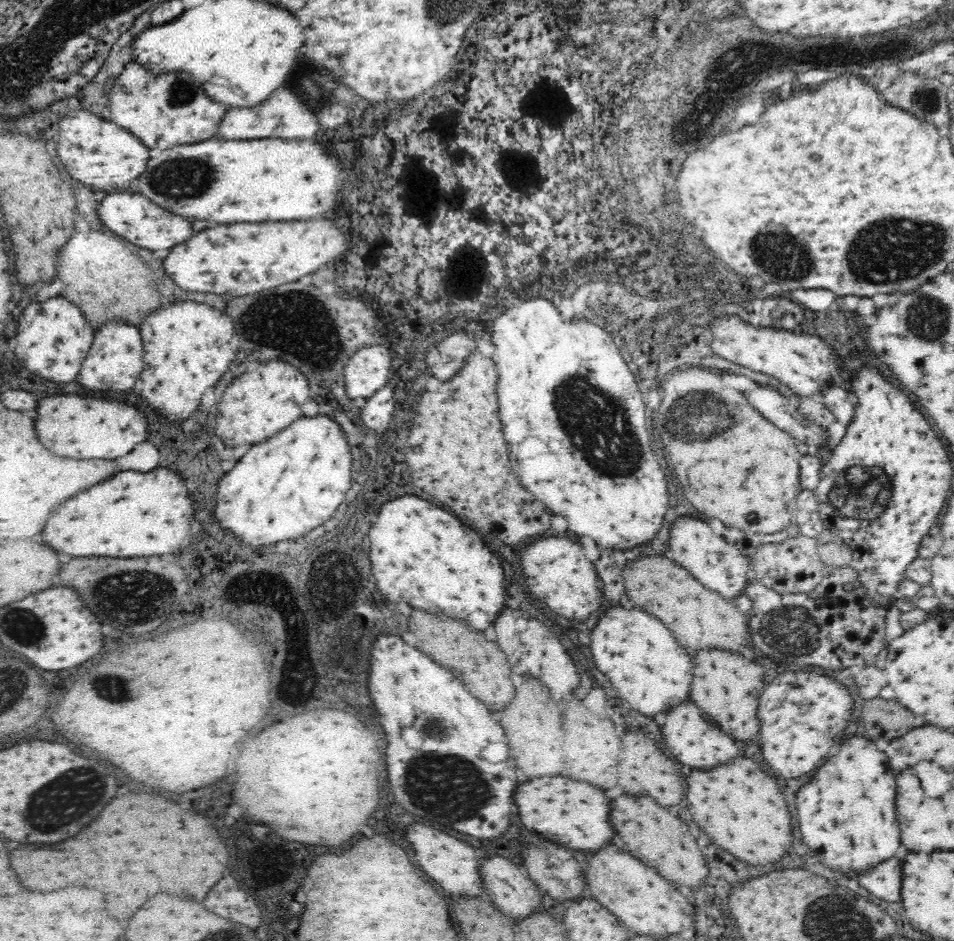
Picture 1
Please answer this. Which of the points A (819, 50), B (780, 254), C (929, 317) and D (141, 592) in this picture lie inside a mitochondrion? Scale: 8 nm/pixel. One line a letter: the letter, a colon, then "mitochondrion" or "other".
A: mitochondrion
B: mitochondrion
C: mitochondrion
D: mitochondrion

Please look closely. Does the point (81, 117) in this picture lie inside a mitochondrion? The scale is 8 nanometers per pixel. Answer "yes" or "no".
no

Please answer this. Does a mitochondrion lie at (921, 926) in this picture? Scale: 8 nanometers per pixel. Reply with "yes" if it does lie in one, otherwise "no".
no

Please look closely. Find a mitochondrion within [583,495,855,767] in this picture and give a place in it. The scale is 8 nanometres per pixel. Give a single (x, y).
(786, 632)

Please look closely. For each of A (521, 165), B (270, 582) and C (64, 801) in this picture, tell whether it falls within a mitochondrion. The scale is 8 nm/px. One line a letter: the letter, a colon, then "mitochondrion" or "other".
A: other
B: other
C: mitochondrion

